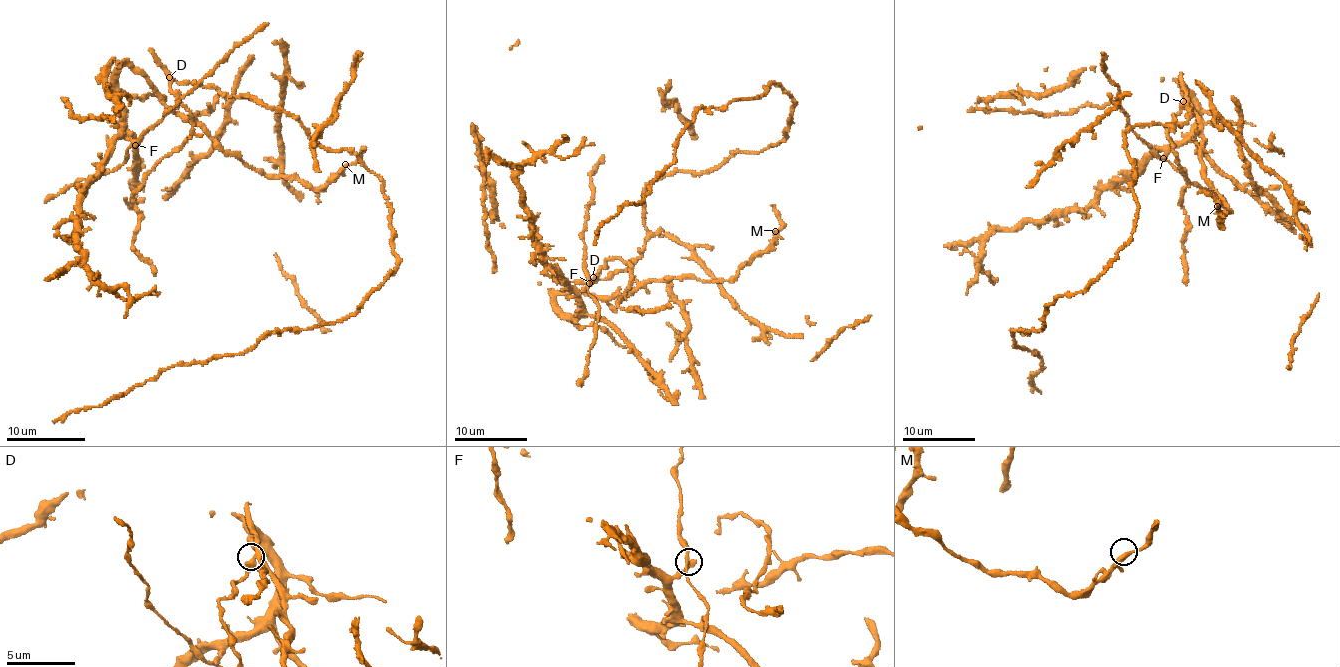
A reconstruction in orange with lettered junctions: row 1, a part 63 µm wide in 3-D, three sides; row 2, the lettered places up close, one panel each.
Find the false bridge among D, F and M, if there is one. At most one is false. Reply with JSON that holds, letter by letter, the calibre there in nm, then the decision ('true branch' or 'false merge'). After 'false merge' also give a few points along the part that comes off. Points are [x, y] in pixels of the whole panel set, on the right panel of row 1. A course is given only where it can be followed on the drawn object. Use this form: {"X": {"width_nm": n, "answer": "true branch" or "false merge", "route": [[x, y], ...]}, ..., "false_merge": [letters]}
{"D": {"width_nm": 320, "answer": "true branch"}, "F": {"width_nm": 280, "answer": "true branch"}, "M": {"width_nm": 280, "answer": "true branch"}, "false_merge": []}

